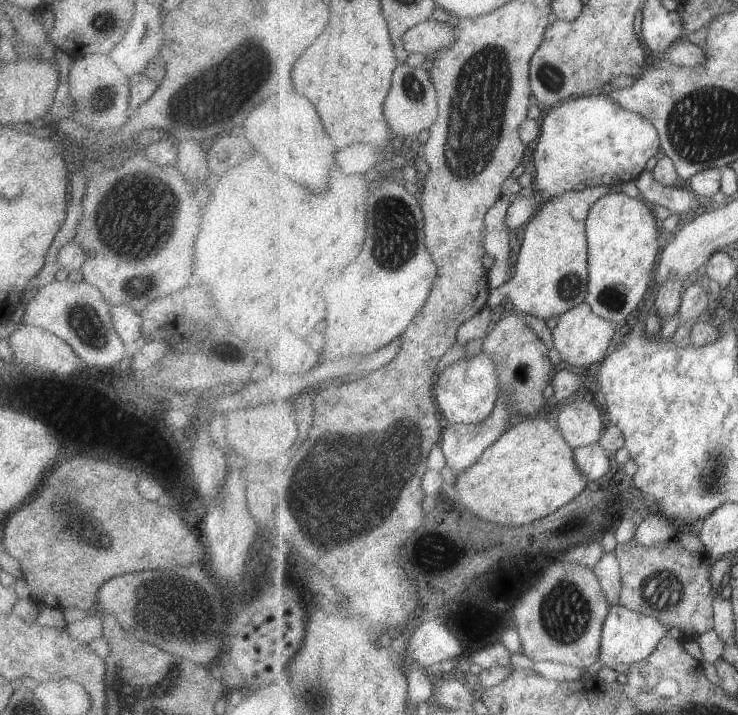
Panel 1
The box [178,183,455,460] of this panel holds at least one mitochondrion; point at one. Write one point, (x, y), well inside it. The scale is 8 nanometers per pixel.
(392, 220)

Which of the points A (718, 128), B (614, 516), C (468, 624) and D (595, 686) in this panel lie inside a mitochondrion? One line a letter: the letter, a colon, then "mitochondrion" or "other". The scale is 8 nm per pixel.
A: mitochondrion
B: other
C: other
D: other

